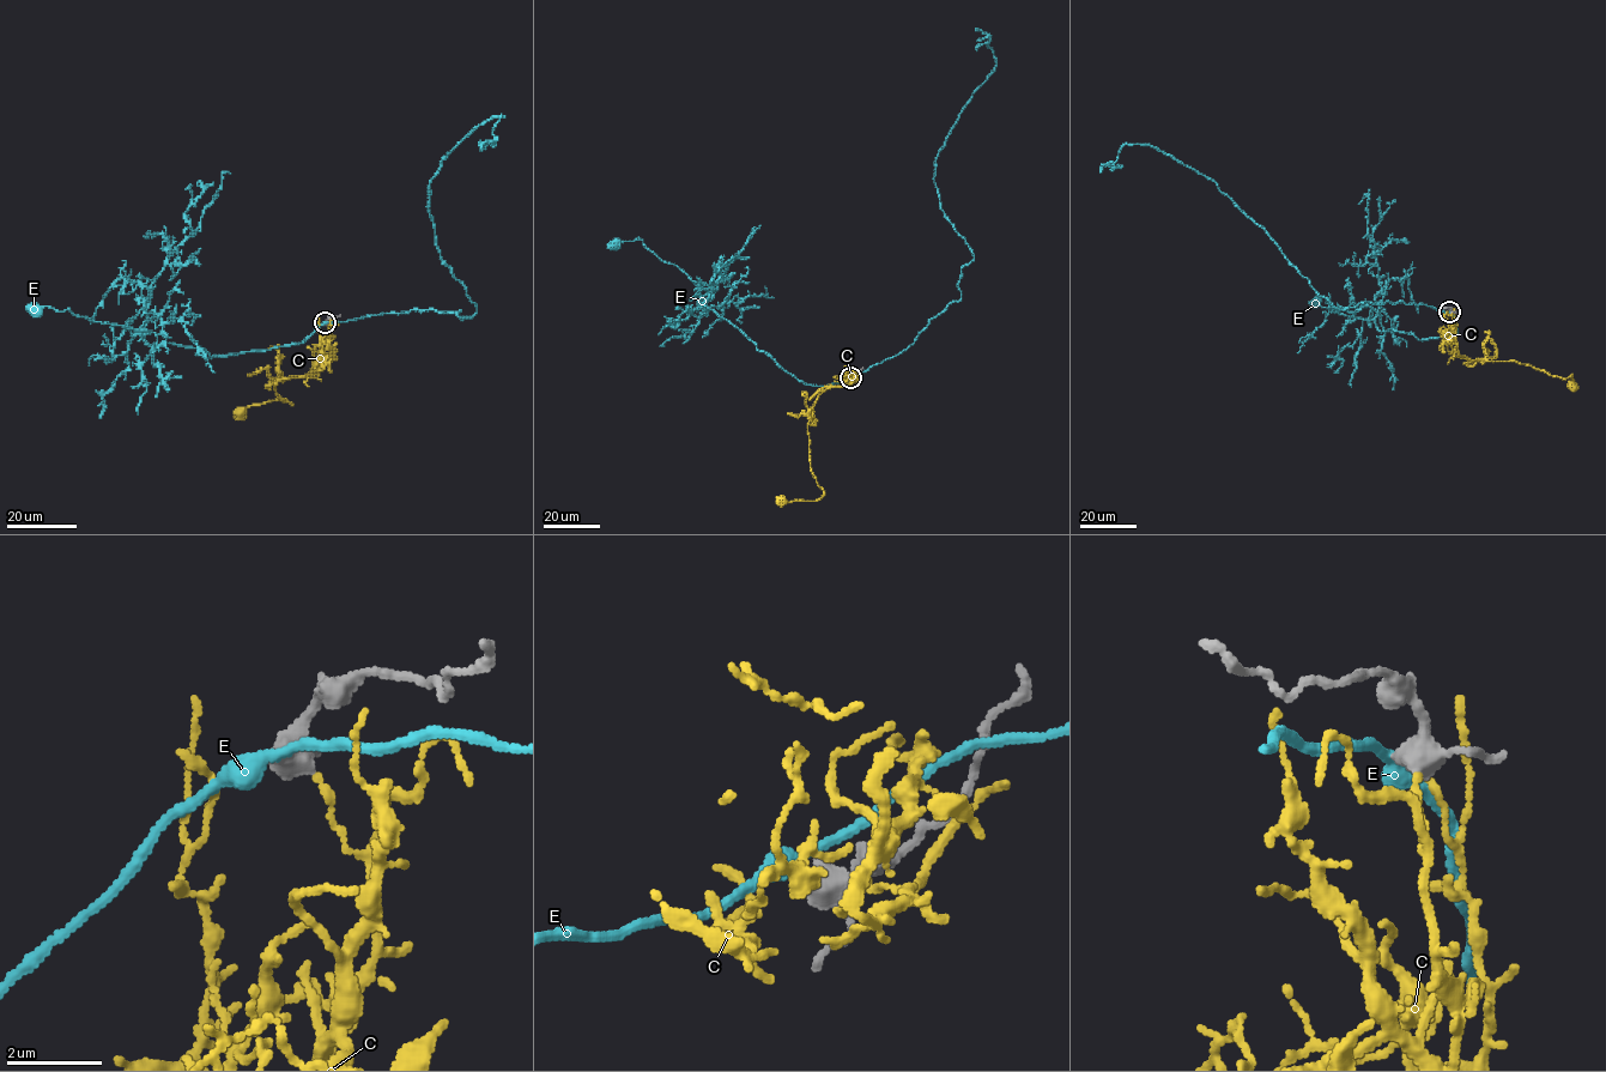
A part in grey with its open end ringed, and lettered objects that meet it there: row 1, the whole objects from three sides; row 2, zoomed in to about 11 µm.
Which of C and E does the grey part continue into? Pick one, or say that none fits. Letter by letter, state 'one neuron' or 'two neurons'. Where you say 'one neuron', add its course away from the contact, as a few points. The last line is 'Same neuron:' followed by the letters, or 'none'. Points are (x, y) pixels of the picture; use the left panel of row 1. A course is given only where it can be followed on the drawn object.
C: two neurons
E: two neurons
Same neuron: none

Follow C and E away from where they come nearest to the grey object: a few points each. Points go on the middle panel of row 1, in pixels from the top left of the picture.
C: (853, 380), (822, 392), (811, 411), (807, 427), (811, 472), (823, 495), (817, 500), (781, 501)
E: (850, 379), (830, 385), (800, 382), (707, 307), (708, 291), (678, 267), (662, 261), (641, 240), (613, 244)

